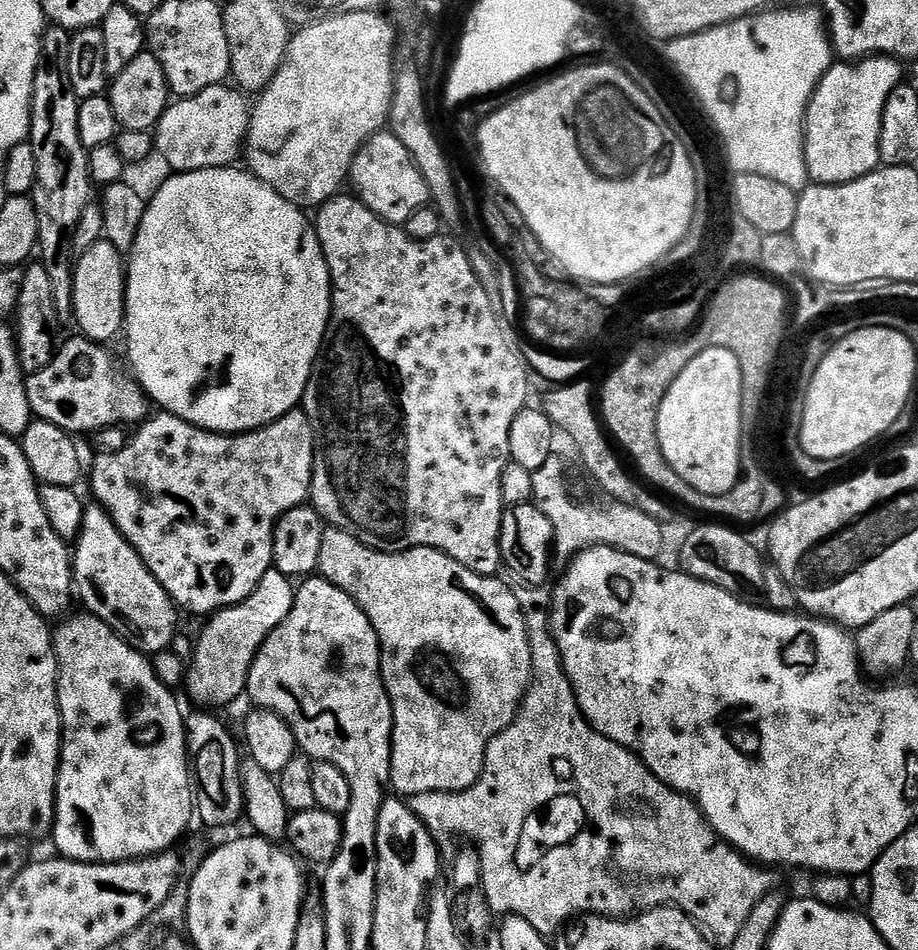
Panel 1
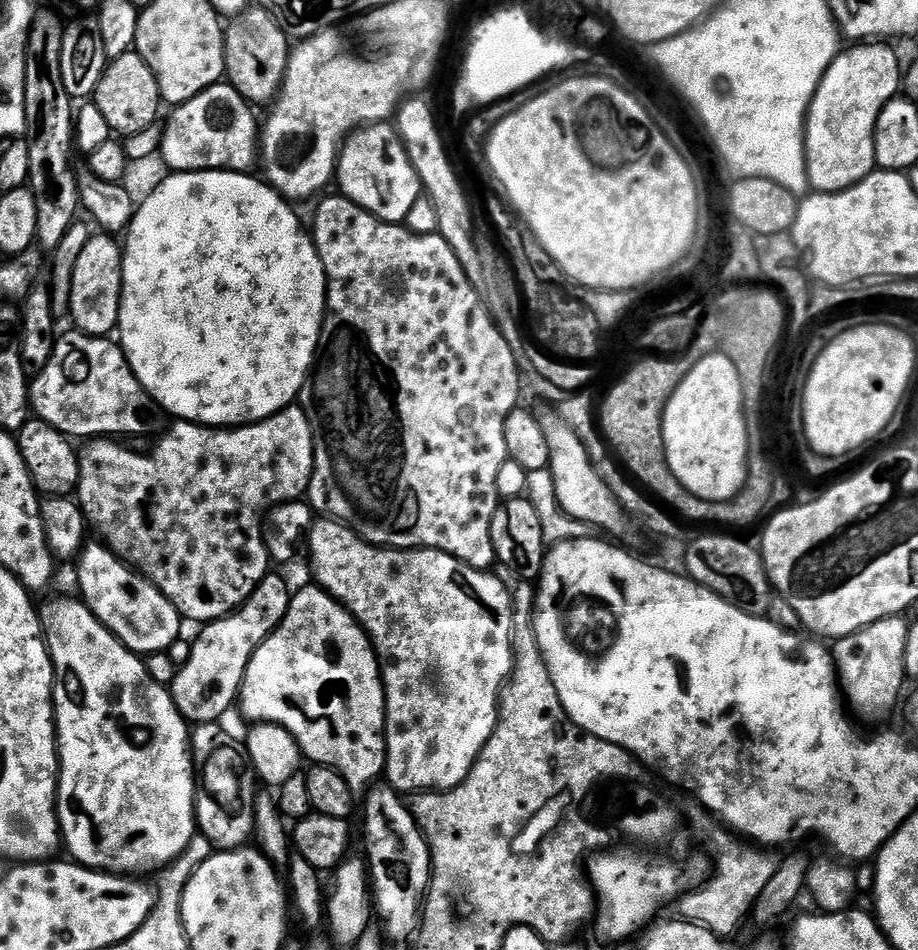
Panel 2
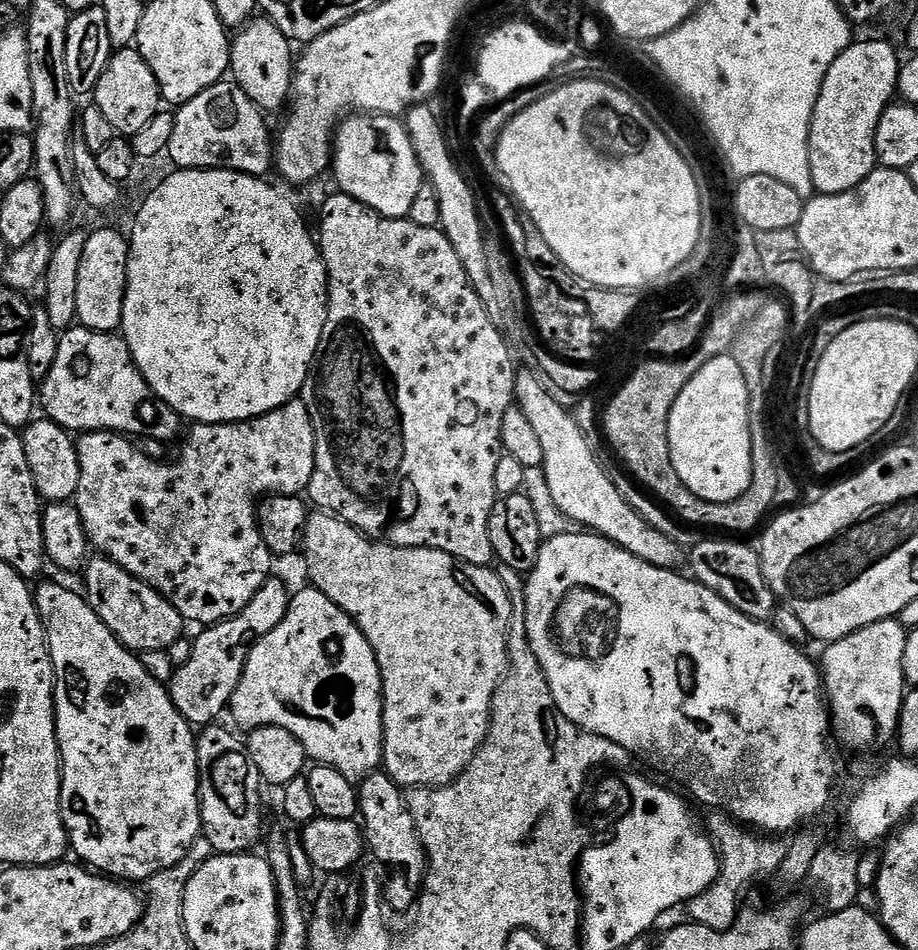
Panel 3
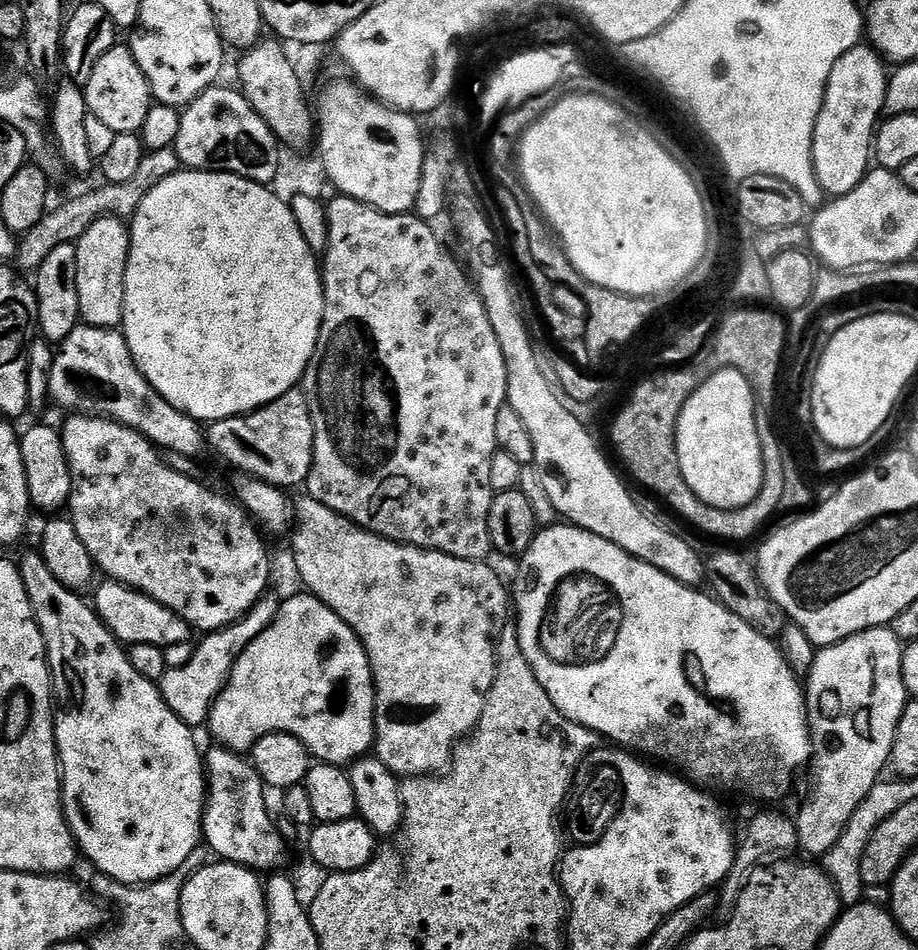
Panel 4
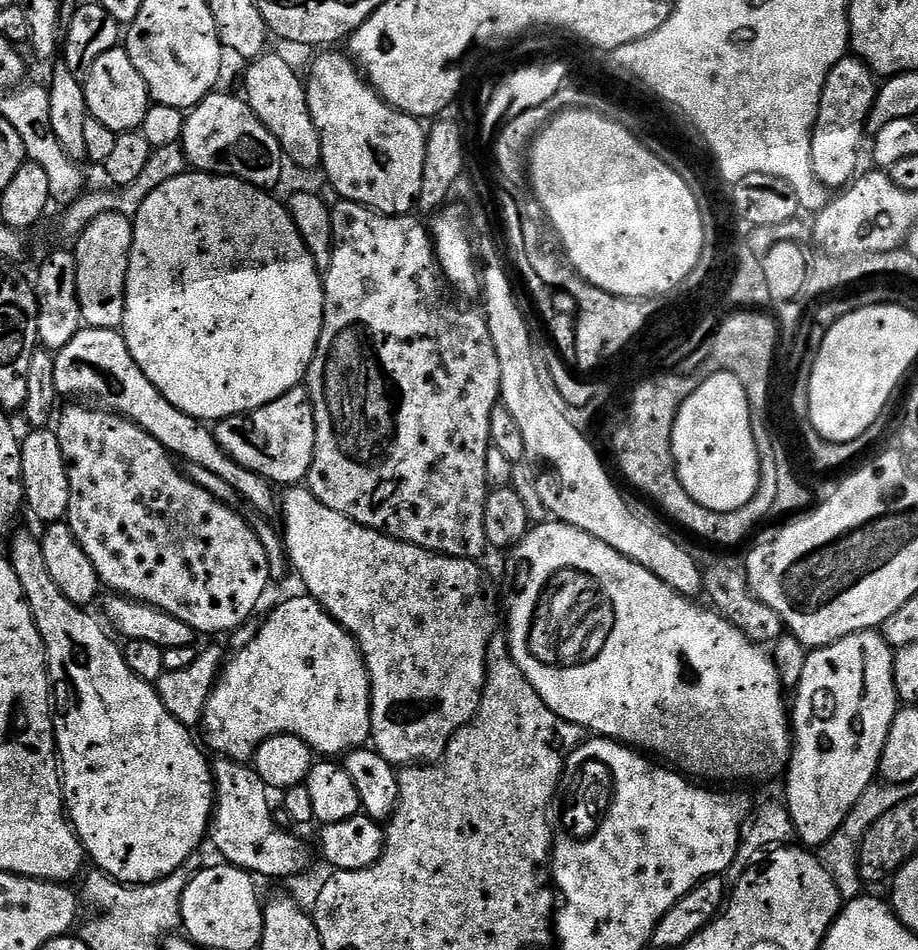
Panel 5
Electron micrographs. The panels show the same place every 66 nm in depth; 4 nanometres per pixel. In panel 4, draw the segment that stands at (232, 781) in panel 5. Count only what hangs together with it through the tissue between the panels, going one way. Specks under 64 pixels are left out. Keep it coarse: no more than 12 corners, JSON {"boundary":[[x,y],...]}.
{"boundary":[[206,752],[203,839],[275,869],[286,841],[241,753]]}

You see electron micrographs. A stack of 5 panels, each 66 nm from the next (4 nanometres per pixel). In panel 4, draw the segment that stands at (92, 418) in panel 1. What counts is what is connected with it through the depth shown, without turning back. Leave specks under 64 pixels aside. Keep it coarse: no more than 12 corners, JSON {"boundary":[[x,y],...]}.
{"boundary":[[77,326],[48,394],[196,458],[201,421],[146,382],[123,331]]}

